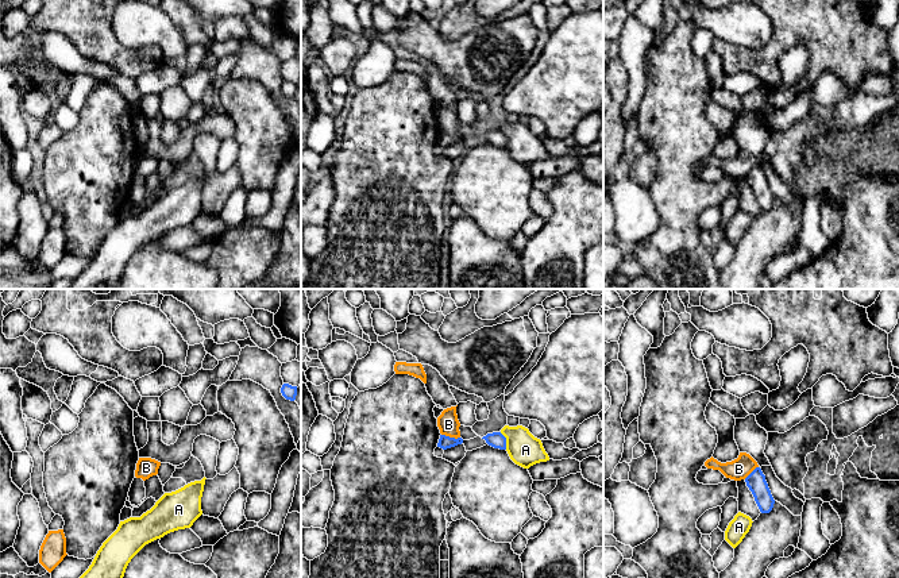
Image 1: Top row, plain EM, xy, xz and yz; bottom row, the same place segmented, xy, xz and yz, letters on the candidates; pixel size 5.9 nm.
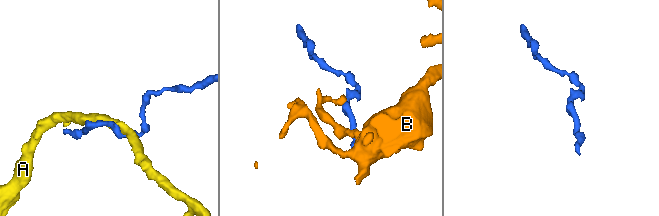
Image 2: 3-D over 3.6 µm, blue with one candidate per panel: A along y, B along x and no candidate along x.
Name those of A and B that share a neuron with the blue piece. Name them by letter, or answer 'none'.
none

